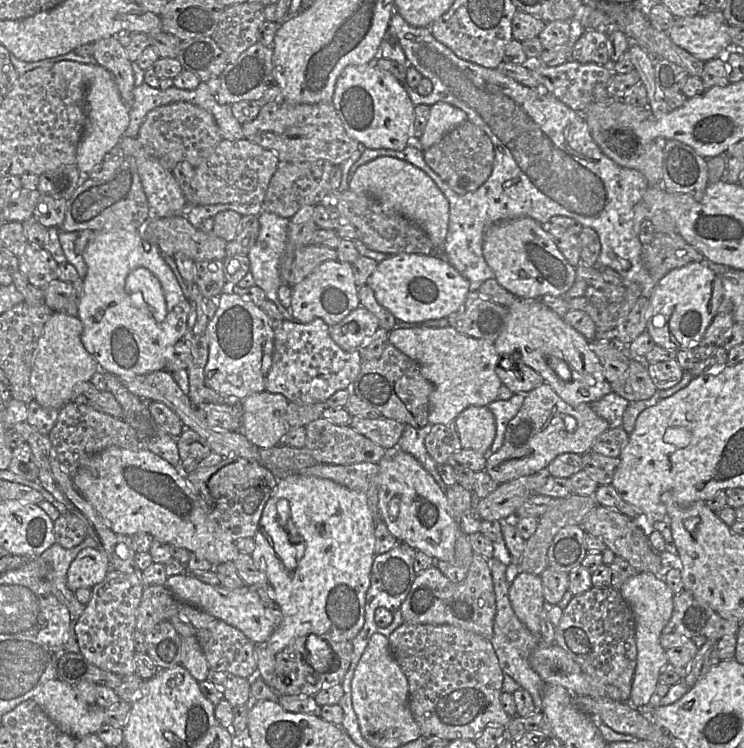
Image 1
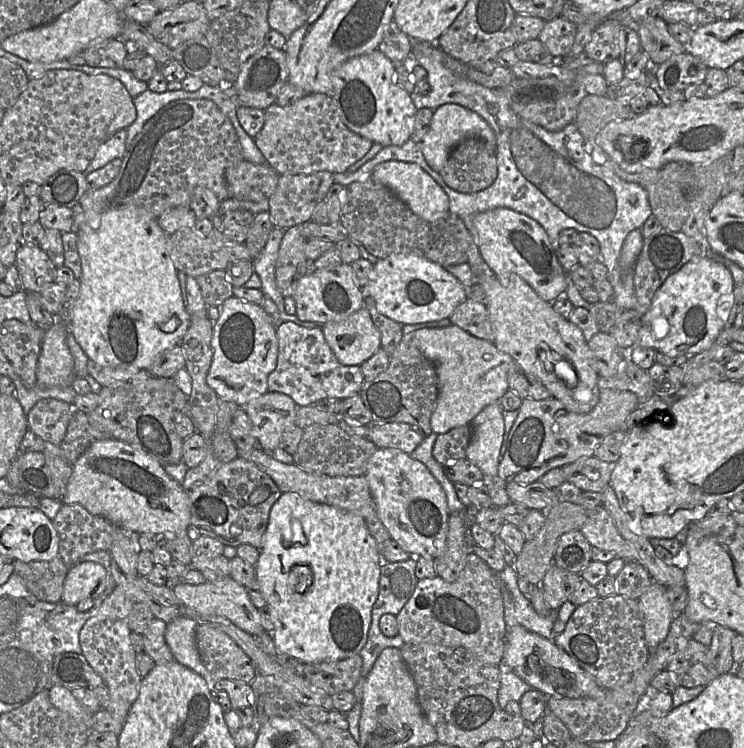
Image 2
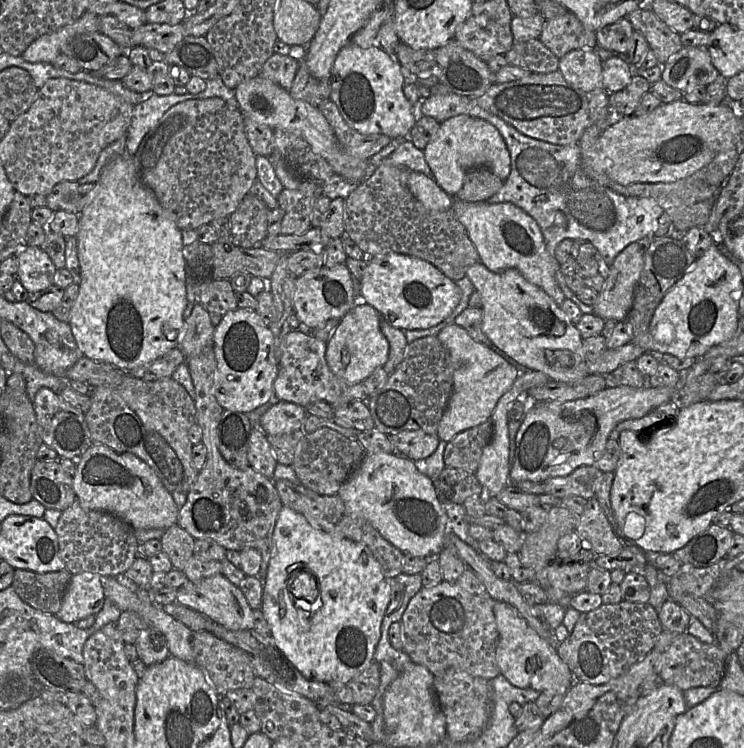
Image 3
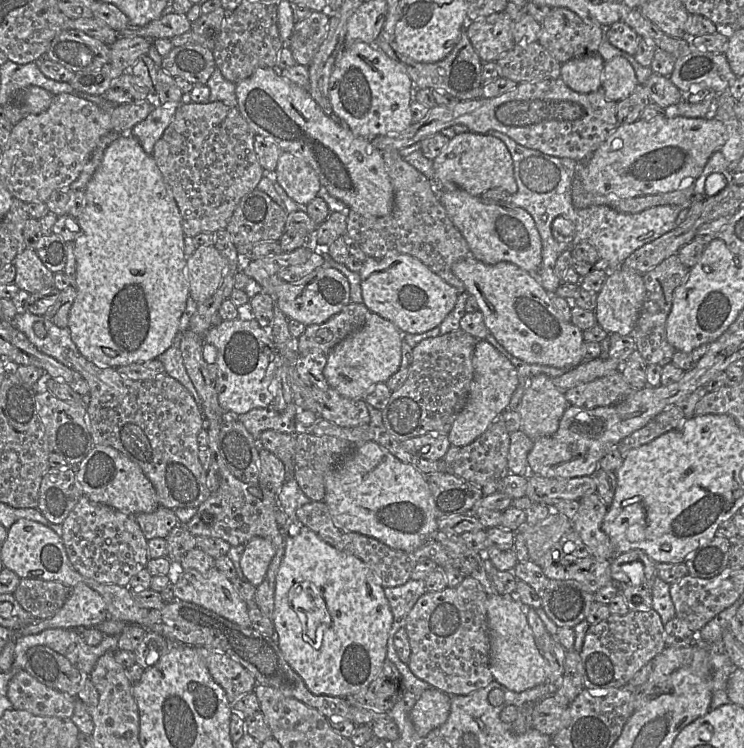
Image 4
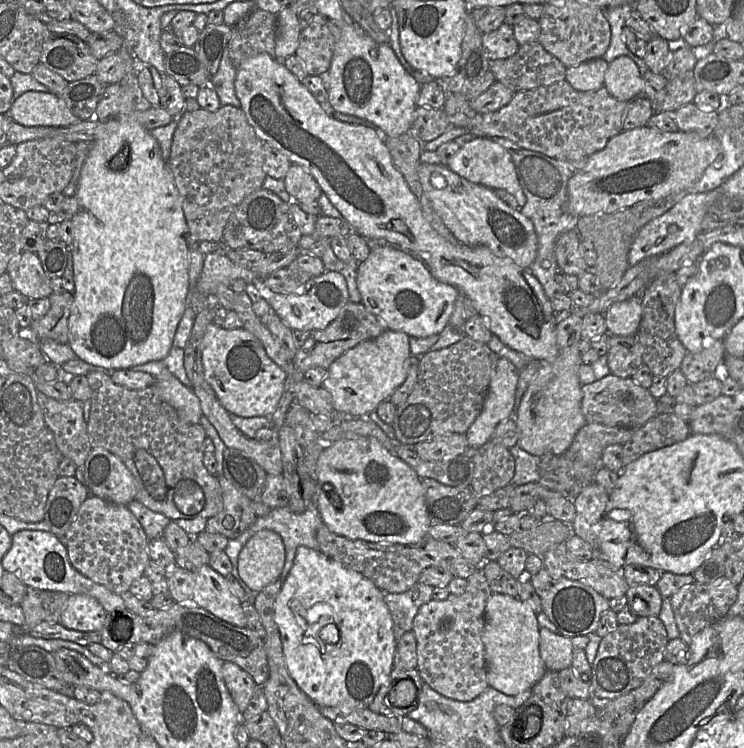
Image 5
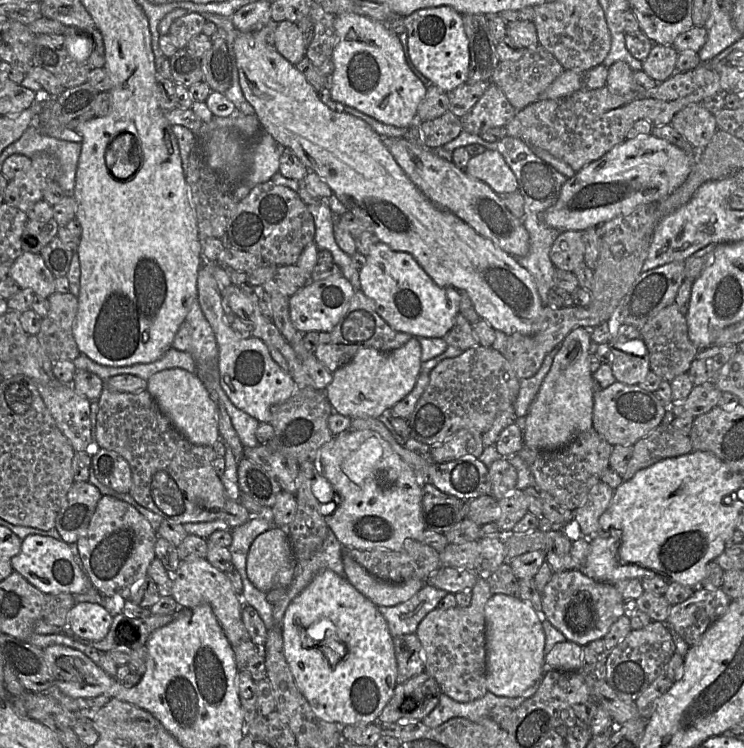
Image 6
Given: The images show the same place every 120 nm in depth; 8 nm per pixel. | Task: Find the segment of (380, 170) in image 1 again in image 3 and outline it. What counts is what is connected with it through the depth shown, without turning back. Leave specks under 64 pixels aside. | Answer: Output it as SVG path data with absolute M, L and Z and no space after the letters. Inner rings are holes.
M407 171L407 186L414 197L431 211L446 211L454 198L448 195L434 179L416 171Z

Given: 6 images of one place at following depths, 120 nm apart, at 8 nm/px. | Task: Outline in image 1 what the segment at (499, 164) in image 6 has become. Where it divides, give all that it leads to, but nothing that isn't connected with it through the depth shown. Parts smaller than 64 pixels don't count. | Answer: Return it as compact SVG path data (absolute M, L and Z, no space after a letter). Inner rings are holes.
M437 102L430 106L429 117L424 132L416 144L424 151L438 143L442 137L468 120L467 114L449 103Z

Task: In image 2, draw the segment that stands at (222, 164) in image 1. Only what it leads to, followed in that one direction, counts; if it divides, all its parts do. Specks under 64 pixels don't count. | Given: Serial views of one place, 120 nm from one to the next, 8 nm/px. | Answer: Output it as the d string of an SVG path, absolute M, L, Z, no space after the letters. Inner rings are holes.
M242 160L225 170L230 198L260 202L274 193L280 174L268 163L254 164Z

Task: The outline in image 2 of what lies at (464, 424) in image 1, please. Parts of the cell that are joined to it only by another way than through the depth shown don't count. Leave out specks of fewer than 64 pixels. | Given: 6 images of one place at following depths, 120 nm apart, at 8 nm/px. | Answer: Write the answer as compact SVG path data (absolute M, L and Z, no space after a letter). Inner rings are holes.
M493 403L482 409L472 420L471 439L466 457L486 477L496 477L504 440L503 407Z

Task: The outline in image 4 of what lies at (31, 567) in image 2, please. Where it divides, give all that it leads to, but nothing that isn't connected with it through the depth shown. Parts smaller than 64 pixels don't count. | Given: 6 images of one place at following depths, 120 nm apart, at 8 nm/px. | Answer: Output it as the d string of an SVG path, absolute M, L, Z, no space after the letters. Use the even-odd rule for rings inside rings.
M21 578L14 597L36 619L50 619L63 606L70 589L58 581Z

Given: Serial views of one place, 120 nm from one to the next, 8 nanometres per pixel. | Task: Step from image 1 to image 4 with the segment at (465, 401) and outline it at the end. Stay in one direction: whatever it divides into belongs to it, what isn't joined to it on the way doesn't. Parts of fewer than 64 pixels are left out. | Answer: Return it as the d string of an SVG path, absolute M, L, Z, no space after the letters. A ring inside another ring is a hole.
M478 340L473 353L474 376L469 397L463 410L454 420L448 439L451 445L463 447L481 436L501 413L507 410L520 376L512 363L487 340Z

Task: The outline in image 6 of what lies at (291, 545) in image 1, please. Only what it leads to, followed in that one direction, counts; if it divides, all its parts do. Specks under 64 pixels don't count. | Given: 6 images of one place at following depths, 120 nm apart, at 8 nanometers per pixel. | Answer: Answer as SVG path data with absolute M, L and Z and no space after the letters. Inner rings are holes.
M334 571L319 572L287 607L282 621L283 649L294 681L312 709L323 719L346 725L378 723L378 716L397 685L393 638L378 607Z

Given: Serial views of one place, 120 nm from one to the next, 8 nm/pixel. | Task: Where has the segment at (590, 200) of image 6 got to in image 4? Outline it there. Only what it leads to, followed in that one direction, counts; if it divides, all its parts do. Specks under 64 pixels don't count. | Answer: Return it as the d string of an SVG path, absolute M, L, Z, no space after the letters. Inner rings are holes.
M671 113L651 120L638 119L629 124L619 124L591 156L581 165L581 183L594 194L614 194L620 198L633 198L665 193L689 186L702 174L711 155L727 140L725 125L713 119L688 118Z

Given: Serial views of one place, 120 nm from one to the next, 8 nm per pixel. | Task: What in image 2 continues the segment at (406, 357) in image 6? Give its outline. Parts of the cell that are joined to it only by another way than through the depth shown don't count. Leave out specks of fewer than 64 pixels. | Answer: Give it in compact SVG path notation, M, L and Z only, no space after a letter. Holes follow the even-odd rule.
M365 307L343 320L324 324L322 330L335 357L345 366L361 366L381 348L380 332Z

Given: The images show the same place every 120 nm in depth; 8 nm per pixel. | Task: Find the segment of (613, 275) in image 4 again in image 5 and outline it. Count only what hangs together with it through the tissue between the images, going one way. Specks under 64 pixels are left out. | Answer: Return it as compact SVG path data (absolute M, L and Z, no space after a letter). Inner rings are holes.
M637 296L612 304L603 314L608 333L617 336L637 334L642 317L642 302Z

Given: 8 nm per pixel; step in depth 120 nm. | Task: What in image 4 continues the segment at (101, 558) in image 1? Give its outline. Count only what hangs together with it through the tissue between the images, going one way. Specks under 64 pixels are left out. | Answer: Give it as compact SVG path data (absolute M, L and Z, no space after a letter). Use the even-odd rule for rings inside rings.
M84 583L70 589L63 606L50 619L34 620L30 624L14 631L14 639L37 634L49 628L86 629L96 627L108 617L103 597Z

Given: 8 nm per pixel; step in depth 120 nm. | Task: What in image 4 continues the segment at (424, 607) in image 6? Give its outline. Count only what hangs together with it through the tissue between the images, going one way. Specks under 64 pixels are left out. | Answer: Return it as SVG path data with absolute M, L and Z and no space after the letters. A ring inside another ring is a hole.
M408 580L404 585L397 586L397 587L390 587L390 588L384 588L385 596L389 602L391 612L393 615L393 623L391 626L391 629L389 631L389 636L387 640L387 645L390 645L390 636L393 637L394 642L394 635L396 632L405 627L407 617L417 602L417 600L425 593L427 592L425 581L424 580Z

